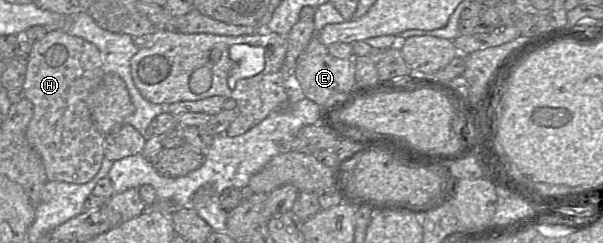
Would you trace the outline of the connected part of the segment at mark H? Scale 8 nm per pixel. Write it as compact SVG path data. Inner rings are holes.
M49 28L41 40L33 43L22 86L25 98L33 104L33 116L26 129L26 138L41 157L48 181L84 184L99 171L104 159L105 135L93 122L87 98L101 83L103 77L103 58L98 48L80 37L69 34L66 29Z

